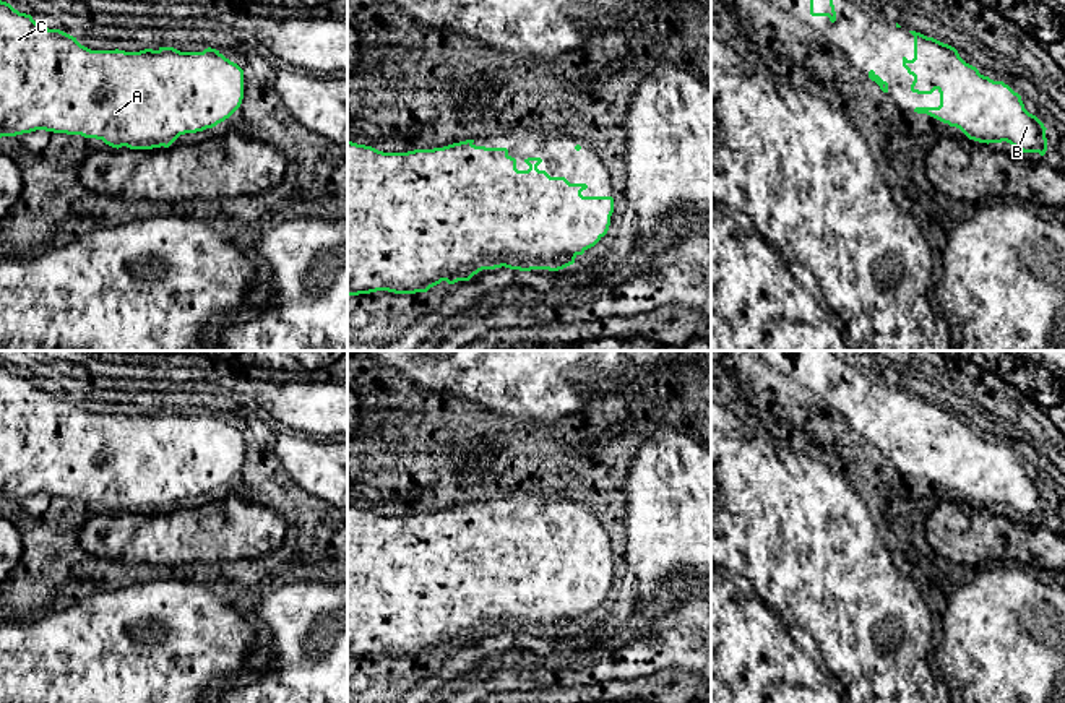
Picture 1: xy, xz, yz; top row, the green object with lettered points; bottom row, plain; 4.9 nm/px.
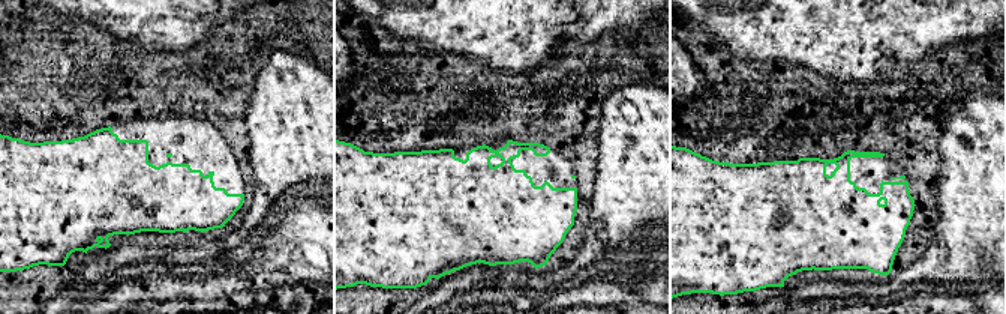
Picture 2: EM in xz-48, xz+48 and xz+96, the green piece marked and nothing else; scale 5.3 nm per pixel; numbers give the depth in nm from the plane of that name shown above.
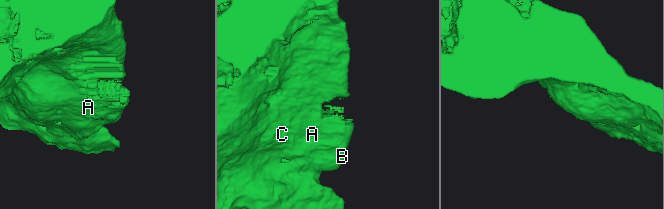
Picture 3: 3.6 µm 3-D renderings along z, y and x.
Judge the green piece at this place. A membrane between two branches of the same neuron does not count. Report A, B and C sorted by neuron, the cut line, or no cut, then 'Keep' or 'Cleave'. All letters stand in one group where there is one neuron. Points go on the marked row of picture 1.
Groups: A B C. No split. Keep

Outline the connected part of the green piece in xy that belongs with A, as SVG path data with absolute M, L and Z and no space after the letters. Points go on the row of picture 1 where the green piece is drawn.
M0 0L0 138L45 130L102 140L112 148L169 148L180 135L213 128L244 99L244 70L216 49L91 50Z

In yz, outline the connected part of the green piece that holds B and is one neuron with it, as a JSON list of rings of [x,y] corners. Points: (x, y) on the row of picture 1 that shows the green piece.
[[[914,36],[914,58],[903,67],[914,76],[911,91],[940,93],[938,107],[916,107],[979,143],[1007,141],[1023,153],[1047,151],[1044,123],[1024,109],[1021,96],[1003,81],[994,81],[966,63],[958,50],[933,37]]]

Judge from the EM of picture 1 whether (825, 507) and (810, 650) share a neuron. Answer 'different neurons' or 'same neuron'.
same neuron

